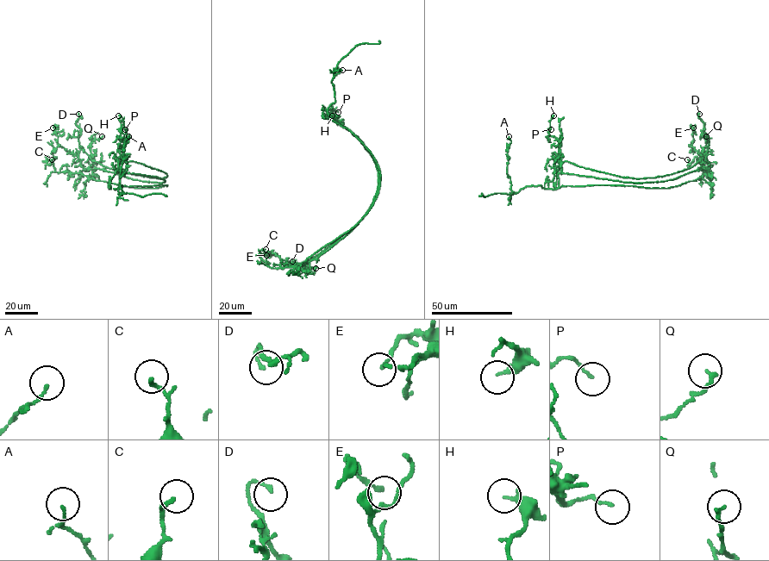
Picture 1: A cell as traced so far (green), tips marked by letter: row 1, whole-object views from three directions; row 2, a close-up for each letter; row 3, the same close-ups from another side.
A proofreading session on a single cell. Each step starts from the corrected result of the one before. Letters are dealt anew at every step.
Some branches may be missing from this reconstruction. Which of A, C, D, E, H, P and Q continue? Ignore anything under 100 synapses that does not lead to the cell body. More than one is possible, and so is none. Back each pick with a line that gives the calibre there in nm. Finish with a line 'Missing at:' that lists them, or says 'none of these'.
Missing at: none of these

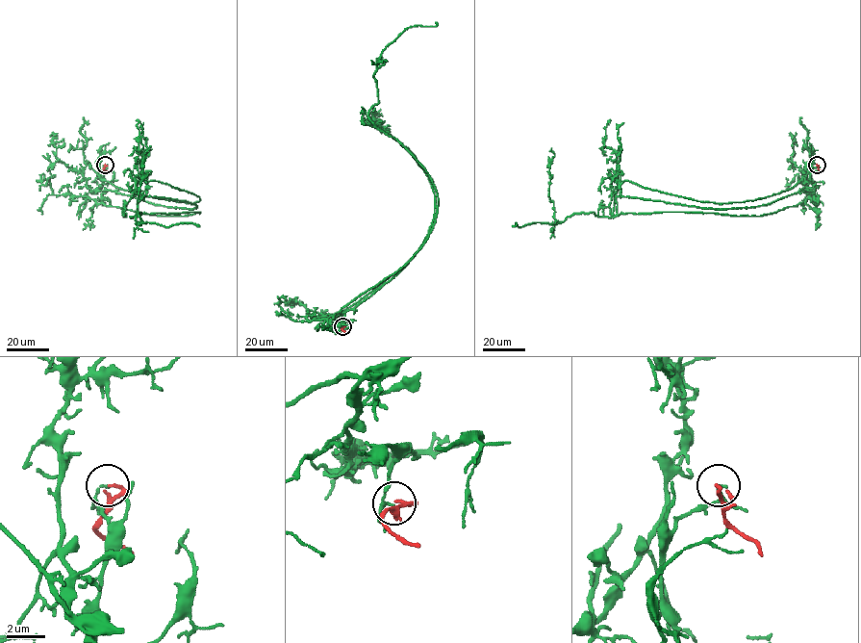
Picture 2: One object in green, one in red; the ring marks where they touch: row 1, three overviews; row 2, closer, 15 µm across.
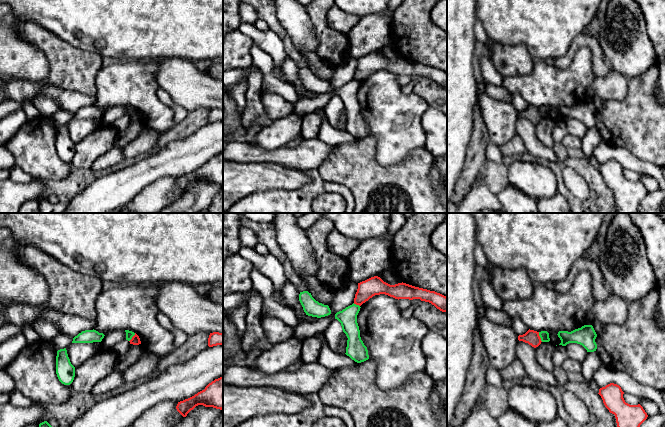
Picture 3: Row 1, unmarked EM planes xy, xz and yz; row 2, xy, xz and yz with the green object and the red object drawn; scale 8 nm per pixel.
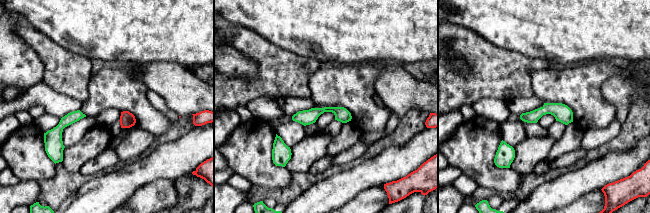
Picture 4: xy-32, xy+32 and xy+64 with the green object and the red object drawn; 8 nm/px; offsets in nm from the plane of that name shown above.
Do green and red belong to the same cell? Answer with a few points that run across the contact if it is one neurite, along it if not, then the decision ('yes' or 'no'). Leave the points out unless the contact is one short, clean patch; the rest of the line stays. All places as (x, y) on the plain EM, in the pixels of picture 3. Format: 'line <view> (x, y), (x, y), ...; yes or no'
line yz (538, 108), (542, 117); no

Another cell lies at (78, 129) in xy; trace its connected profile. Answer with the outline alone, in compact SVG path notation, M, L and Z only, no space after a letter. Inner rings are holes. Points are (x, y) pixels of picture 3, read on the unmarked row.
M101 118L71 119L66 123L71 140L76 144L102 124Z

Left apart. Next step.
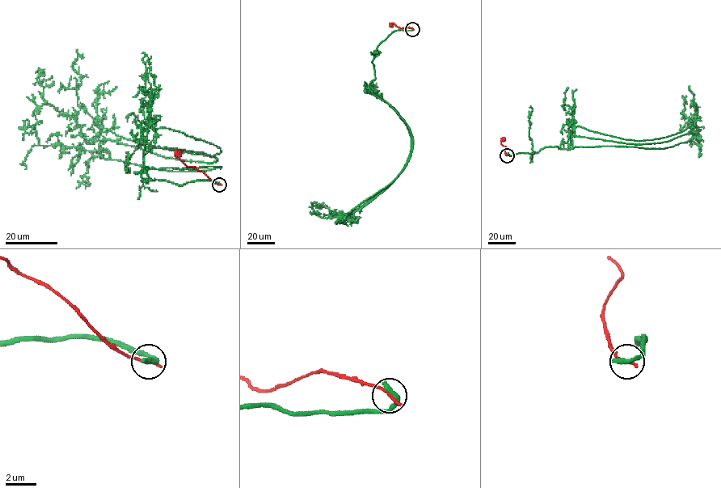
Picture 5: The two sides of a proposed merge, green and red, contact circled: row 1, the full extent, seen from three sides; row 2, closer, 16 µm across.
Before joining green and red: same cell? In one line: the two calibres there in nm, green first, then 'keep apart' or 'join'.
440 nm thick on the green side, 240 nm on the other; keep apart

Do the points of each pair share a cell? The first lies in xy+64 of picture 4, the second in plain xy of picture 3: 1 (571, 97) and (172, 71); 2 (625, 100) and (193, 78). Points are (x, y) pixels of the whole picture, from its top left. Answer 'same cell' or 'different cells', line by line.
1: different cells
2: same cell

